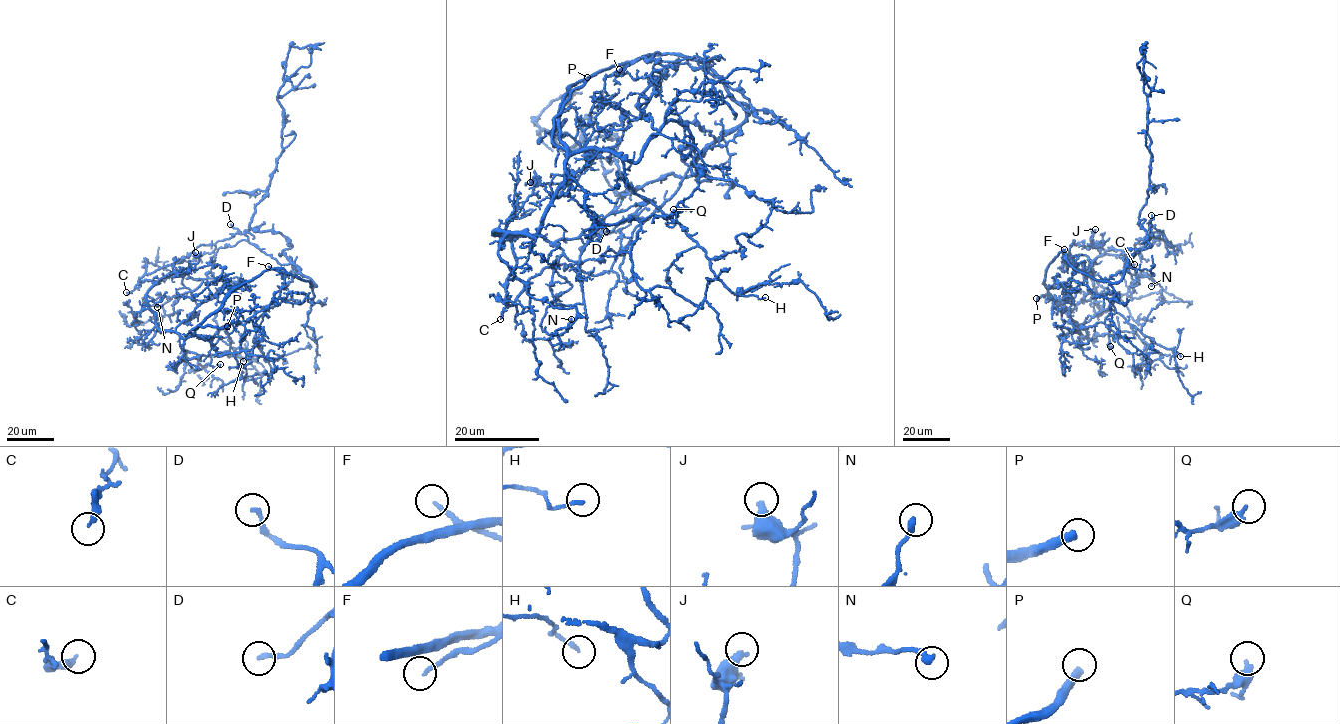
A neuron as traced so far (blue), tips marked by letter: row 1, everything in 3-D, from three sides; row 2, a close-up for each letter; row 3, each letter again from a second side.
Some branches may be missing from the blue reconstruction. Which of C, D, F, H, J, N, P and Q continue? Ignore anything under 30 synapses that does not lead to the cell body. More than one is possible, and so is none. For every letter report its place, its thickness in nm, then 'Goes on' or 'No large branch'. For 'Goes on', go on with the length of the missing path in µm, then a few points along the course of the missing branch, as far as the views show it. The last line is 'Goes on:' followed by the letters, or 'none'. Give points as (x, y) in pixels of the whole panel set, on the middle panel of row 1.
C: Place: (500, 319). Thickness 240 nm. No large branch
D: Place: (606, 231). Thickness 200 nm. Goes on. Missing length about 30 µm. Course of what is missing: (606, 231), (601, 231), (592, 243), (589, 256), (549, 293), (551, 287)
F: Place: (619, 69). Thickness 180 nm. Goes on. Missing length about 25 µm. Course of what is missing: (619, 69), (593, 95), (570, 105)
H: Place: (765, 297). Thickness 170 nm. No large branch
J: Place: (530, 182). Thickness 420 nm. No large branch
N: Place: (571, 319). Thickness 280 nm. No large branch
P: Place: (587, 77). Thickness 360 nm. Goes on. Missing length about 35 µm. Course of what is missing: (587, 77), (626, 54), (649, 45), (656, 32), (677, 15), (676, 10)
Q: Place: (673, 209). Thickness 320 nm. No large branch
Goes on: D, F, P

